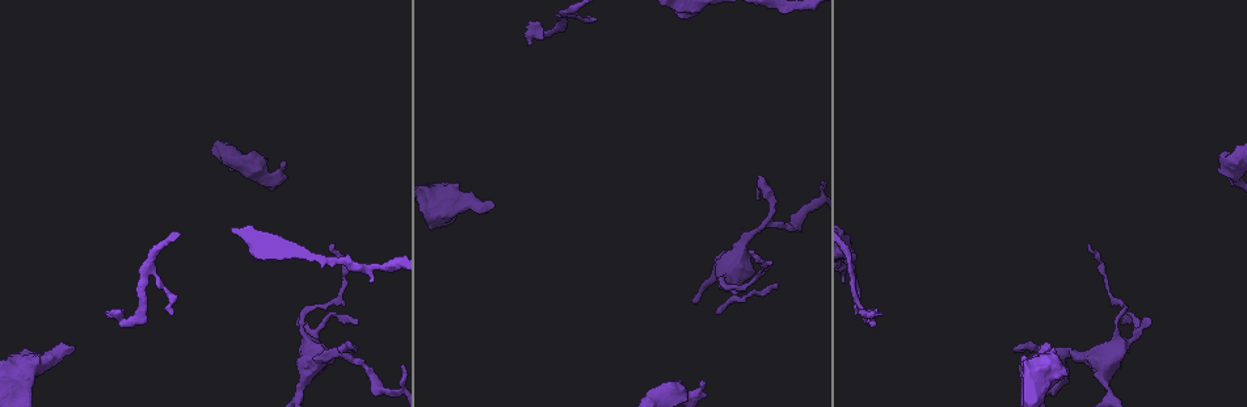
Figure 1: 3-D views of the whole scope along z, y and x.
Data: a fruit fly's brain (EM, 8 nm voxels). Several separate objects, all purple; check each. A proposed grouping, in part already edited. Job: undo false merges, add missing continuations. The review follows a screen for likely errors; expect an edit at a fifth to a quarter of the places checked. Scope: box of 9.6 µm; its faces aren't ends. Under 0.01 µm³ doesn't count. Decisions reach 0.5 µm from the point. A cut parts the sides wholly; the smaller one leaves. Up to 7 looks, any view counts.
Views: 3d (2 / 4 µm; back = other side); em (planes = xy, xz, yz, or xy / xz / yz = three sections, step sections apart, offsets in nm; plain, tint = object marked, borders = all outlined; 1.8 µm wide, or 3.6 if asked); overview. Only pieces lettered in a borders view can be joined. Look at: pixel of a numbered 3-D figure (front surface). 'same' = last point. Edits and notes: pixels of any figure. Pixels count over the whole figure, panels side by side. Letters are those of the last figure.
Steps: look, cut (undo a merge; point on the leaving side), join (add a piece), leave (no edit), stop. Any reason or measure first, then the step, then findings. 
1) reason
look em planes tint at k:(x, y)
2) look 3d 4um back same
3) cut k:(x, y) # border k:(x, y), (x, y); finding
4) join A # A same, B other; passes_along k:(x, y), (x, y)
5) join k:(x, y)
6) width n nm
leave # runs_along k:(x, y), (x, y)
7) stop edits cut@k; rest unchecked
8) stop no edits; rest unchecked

free end
look em yz step 4 borders at 1:(1038, 347)

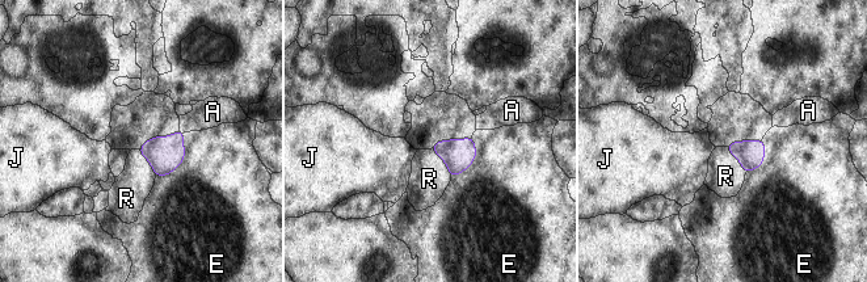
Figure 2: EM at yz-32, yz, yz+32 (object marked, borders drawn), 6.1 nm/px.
leave # A other, E other, J other, R other; border 2:(432, 148), (443, 161), (450, 176); no lettered piece goes on from it

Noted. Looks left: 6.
branch stops here
look em 3.6um planes borders at 1:(706, 383)

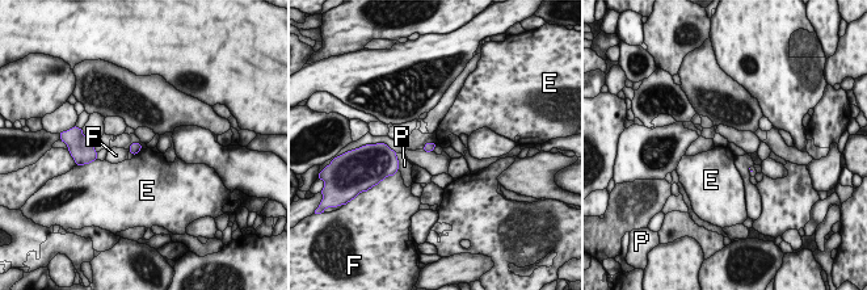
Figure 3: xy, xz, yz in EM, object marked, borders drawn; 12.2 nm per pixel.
width 120 nm
leave # E other, F other, P other; border 3:(142, 148), (134, 155); no lettered piece goes on from it

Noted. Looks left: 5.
two arms at a narrow angle
look em 3.6um planes borders at 1:(732, 281)

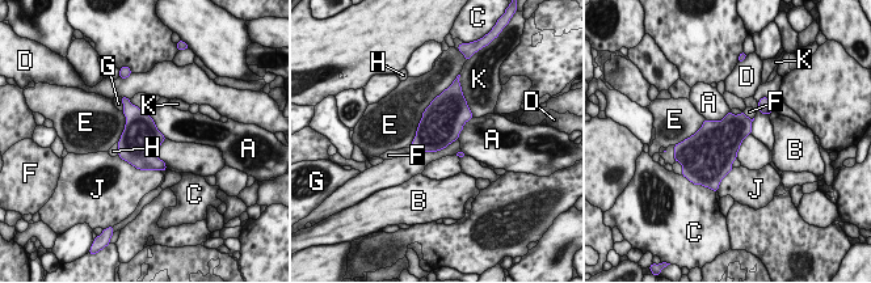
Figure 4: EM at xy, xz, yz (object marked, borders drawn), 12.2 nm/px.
leave # A other, B other, C other, D other, E other, F other, G other, H other, J other, K other; border 4:(729, 110), (720, 119), (706, 119); one neuron here

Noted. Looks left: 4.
stop no edits; rest unchecked

